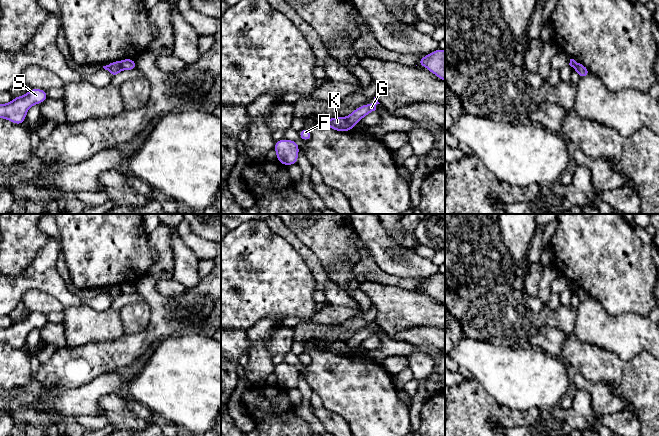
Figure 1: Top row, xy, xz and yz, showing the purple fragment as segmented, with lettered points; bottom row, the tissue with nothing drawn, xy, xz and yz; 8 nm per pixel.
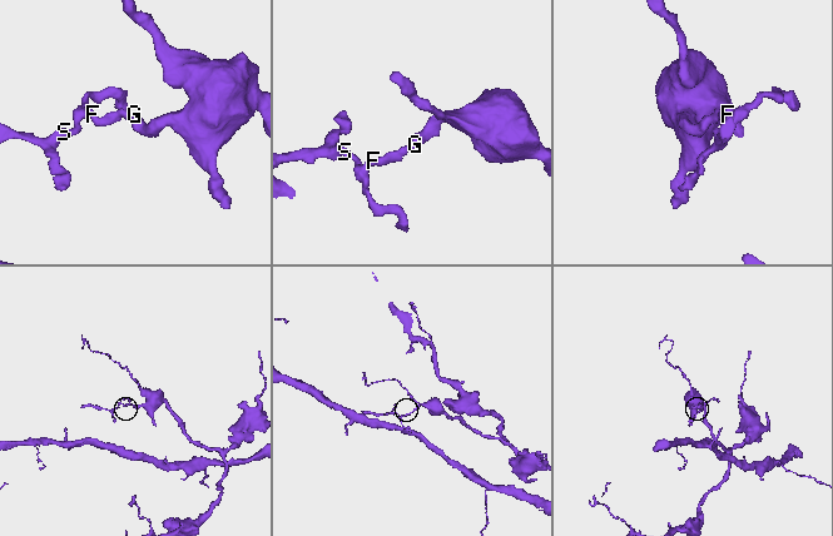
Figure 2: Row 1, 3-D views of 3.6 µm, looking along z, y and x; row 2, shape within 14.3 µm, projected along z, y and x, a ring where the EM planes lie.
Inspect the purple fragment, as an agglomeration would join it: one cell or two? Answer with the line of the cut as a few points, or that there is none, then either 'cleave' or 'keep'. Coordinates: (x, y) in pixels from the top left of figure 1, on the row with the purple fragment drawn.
cut xz (345, 118), (352, 126); cleave

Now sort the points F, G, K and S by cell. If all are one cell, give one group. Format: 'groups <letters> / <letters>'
groups F K S / G

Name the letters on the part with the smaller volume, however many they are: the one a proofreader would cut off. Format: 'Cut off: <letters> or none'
Cut off: F, K, S

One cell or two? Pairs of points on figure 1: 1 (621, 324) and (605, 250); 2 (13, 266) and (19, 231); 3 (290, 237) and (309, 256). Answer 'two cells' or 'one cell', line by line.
1: two cells
2: one cell
3: one cell

